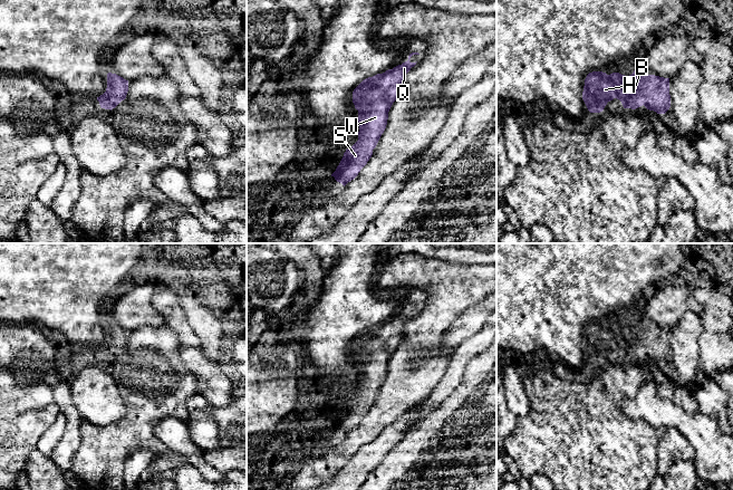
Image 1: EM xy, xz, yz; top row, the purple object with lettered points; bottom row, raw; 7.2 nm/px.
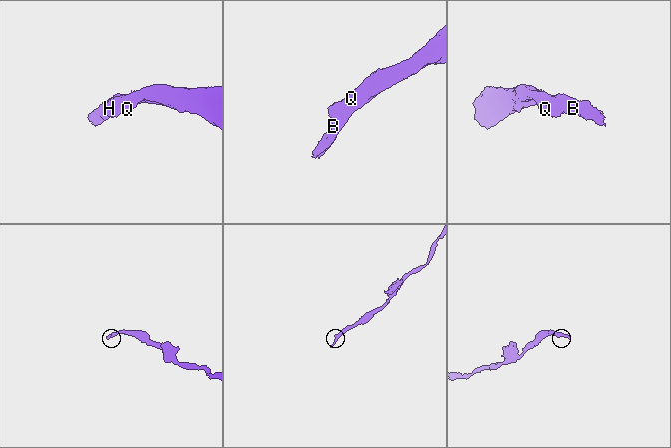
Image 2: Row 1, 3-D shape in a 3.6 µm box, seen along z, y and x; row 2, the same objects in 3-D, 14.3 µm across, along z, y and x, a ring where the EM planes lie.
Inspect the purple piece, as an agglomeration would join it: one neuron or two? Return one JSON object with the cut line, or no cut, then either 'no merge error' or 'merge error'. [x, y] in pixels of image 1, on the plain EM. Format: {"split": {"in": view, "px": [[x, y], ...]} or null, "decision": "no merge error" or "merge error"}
{"split": null, "decision": "no merge error"}

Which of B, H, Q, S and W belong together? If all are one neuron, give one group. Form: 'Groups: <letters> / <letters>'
Groups: B H Q S W

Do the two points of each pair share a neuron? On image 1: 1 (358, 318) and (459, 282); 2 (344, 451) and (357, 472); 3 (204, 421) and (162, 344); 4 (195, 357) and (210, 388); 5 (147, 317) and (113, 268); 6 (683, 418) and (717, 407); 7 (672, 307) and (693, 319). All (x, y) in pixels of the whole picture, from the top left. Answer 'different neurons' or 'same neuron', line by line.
1: different neurons
2: different neurons
3: different neurons
4: same neuron
5: different neurons
6: different neurons
7: different neurons

